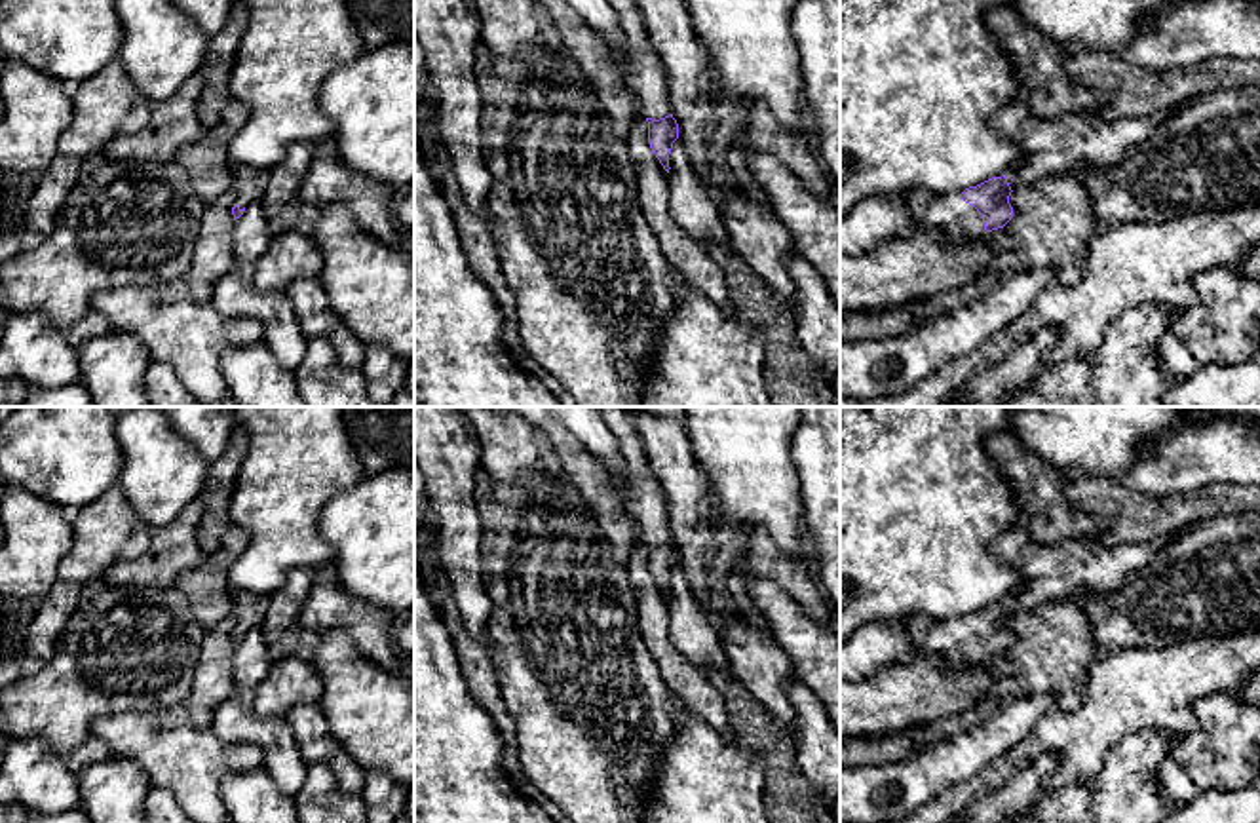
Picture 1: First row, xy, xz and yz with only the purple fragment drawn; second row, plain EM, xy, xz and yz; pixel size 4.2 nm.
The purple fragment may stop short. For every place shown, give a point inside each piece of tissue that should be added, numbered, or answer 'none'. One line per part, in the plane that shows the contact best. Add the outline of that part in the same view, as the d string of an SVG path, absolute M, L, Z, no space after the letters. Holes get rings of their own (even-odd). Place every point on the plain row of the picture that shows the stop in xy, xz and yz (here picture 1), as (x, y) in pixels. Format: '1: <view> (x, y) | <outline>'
1: xy (248, 607) | M234 591L234 618L236 631L239 635L251 631L253 627L260 627L264 620L264 606L268 604L266 595L257 595L249 591Z
2: yz (951, 641) | M912 614L907 618L907 629L924 656L939 656L950 667L979 665L986 658L979 637L958 620L935 622L924 614Z

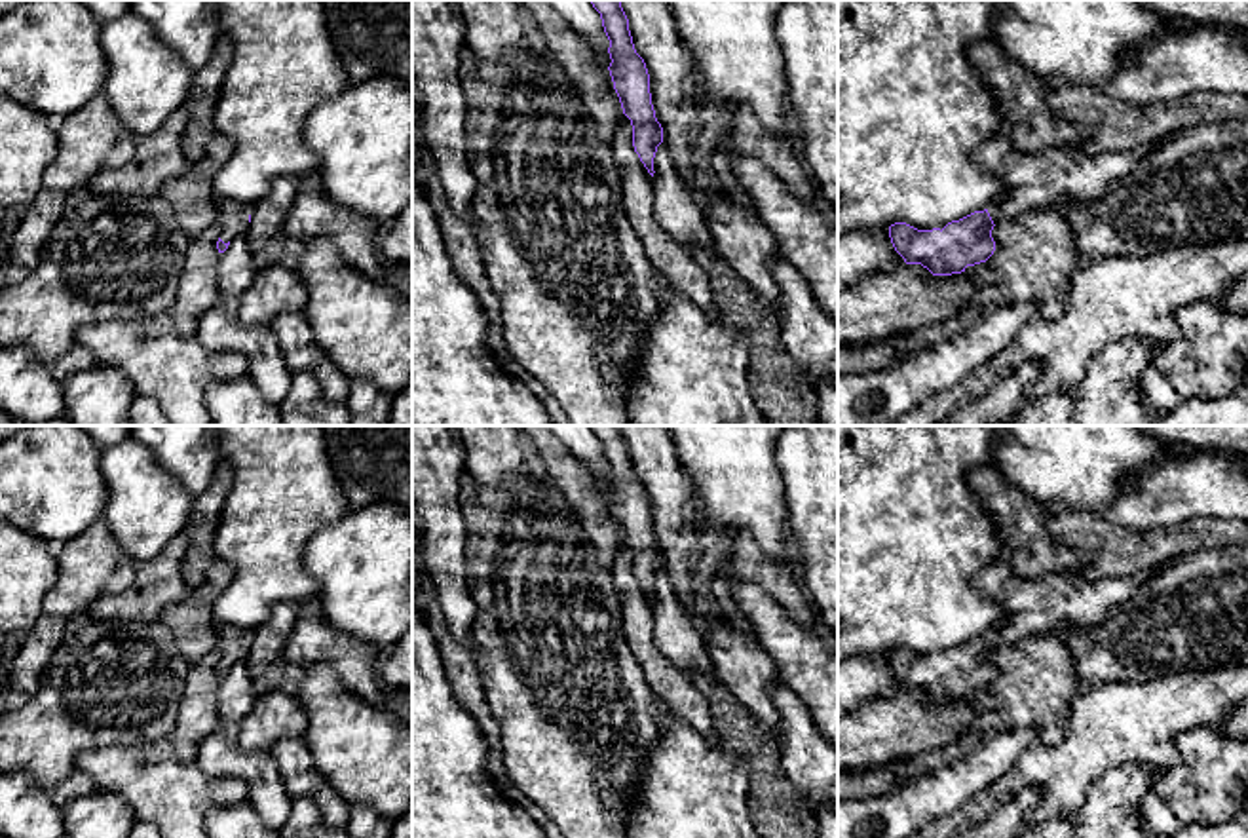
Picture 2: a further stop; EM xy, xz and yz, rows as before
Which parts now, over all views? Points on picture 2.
1: xy (232, 641) | M218 625L218 652L220 665L224 669L236 665L237 661L245 661L249 654L249 640L253 638L251 629L241 629L234 625Z

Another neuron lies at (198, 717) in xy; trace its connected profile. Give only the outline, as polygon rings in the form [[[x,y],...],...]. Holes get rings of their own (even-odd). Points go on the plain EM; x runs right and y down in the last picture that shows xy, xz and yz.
[[[215,648],[198,663],[192,663],[186,678],[180,711],[169,733],[175,754],[182,764],[194,764],[201,741],[222,726],[218,716],[218,663],[220,652]]]

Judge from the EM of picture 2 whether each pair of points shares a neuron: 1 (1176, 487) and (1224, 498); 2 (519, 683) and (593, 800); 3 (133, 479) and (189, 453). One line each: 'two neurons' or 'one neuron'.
1: one neuron
2: one neuron
3: two neurons

